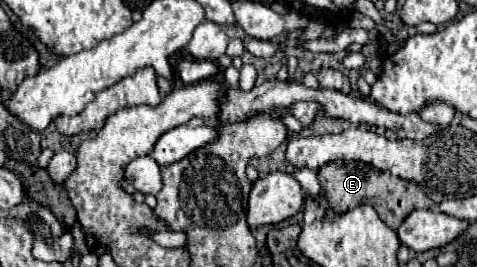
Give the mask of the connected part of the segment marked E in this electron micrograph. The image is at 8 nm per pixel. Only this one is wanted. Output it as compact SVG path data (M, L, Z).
M331 161L319 169L319 183L325 191L329 205L337 213L345 213L359 205L373 205L377 215L383 223L387 223L391 229L397 229L401 221L415 209L429 209L433 207L433 201L423 193L423 189L417 183L393 177L389 171L377 171L375 167L369 167L367 163L337 163Z

